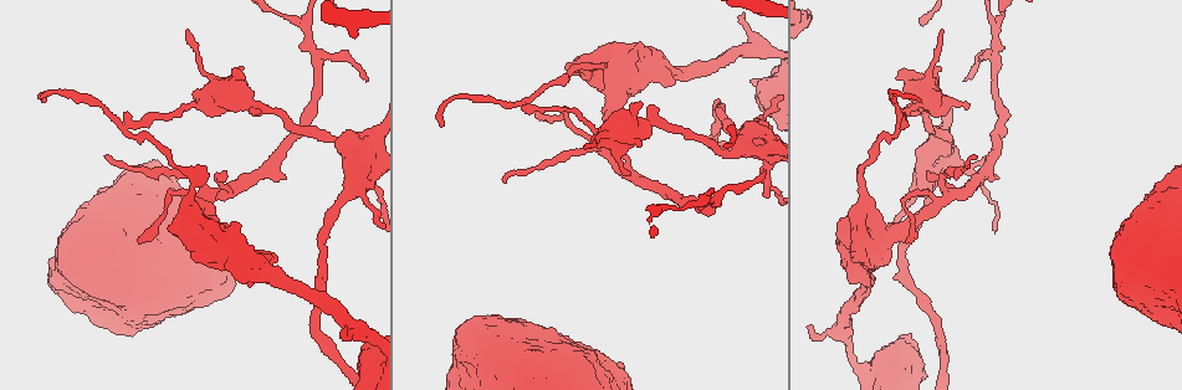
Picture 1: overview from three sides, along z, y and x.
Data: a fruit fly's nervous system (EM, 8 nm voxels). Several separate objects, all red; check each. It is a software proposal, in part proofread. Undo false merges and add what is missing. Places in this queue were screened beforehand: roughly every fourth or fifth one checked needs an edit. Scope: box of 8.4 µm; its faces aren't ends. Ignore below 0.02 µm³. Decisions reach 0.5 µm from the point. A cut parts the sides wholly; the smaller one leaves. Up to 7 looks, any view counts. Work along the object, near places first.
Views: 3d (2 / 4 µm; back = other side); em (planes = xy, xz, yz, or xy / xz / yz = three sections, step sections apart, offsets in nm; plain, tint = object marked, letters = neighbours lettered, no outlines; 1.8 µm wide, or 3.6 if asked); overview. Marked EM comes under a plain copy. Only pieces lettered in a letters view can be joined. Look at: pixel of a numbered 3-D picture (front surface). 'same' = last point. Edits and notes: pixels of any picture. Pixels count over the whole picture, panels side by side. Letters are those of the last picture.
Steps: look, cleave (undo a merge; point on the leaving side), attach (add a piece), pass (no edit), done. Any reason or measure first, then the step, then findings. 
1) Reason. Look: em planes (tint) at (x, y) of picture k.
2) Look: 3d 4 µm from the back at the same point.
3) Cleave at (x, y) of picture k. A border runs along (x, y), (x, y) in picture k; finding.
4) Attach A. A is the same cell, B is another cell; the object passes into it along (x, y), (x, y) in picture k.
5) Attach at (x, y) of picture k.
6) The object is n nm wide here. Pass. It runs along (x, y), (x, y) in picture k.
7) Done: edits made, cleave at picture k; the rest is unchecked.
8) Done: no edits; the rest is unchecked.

Four arms meet. Look: 3d 2 µm at (764, 135) of picture 1.

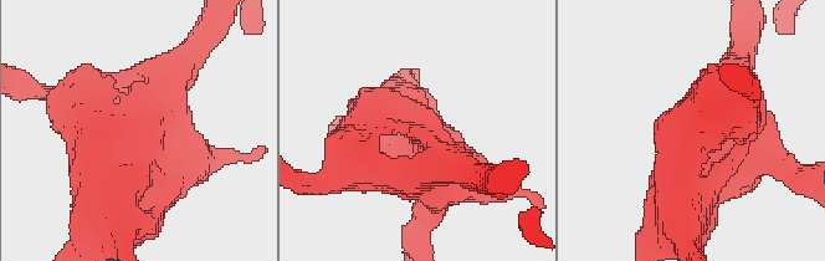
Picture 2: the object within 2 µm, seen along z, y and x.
Look: em 3.6 µm yz step 4 (letters) at (138, 136) of picture 2.

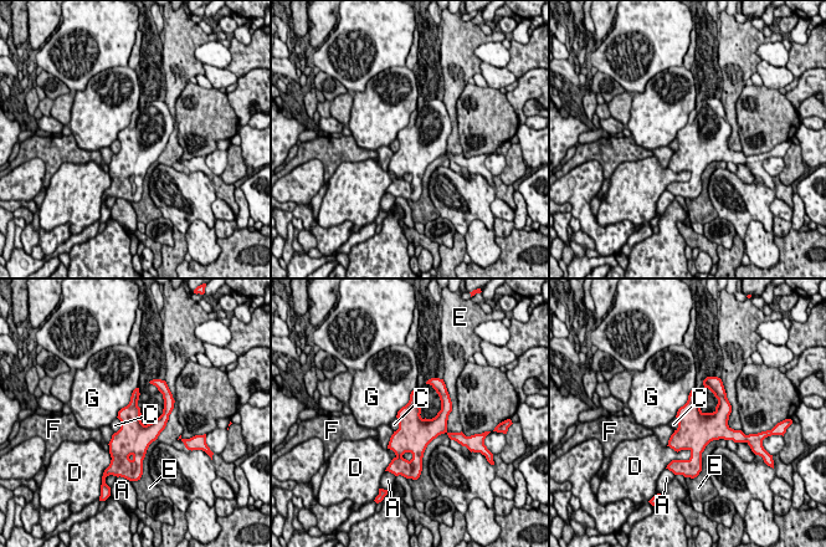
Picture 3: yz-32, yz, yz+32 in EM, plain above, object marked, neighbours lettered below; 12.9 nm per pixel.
The object is 320 nm wide here. Pass. A, C, D, E, F and G are other cells; a border runs along (117, 417), (119, 428), (114, 433) in picture 3; all the same cell.

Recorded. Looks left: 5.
Stops while still wide. Look: 3d 4 µm at (643, 104) of picture 1.

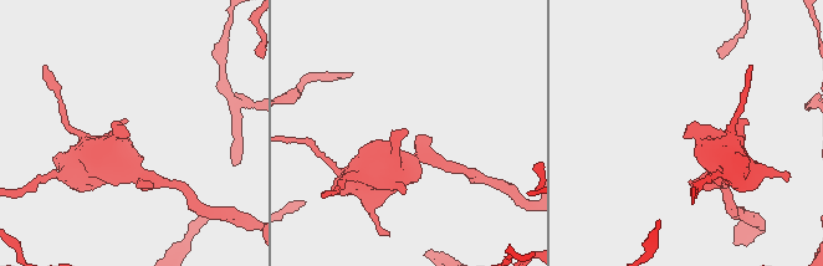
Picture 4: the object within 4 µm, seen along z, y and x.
Need the tissue. Look: em planes (letters) at (688, 135) of picture 4.

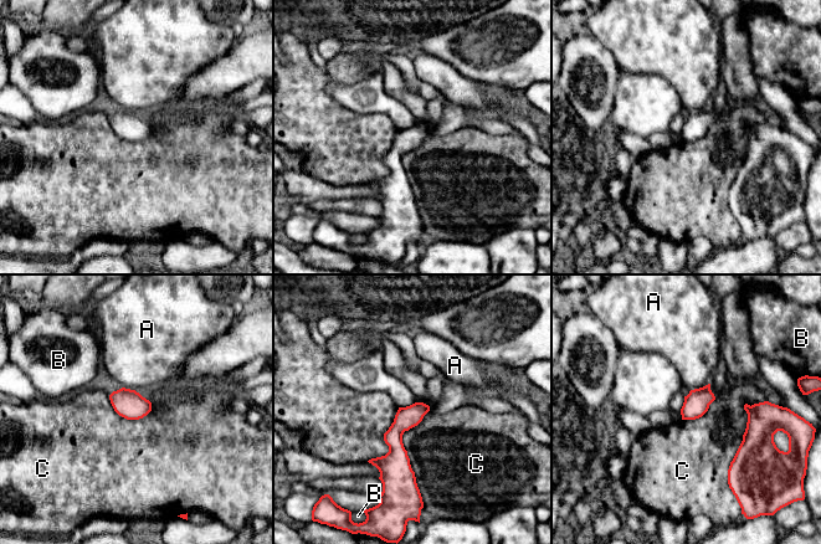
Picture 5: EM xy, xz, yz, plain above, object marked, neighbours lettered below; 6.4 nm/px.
Pass. A, B and C are other cells; it runs along (420, 405), (396, 430), (406, 488) in picture 5; none of them fits.

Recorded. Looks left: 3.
Sharp bend. Look: em planes (letters) at (523, 103) of picture 1.

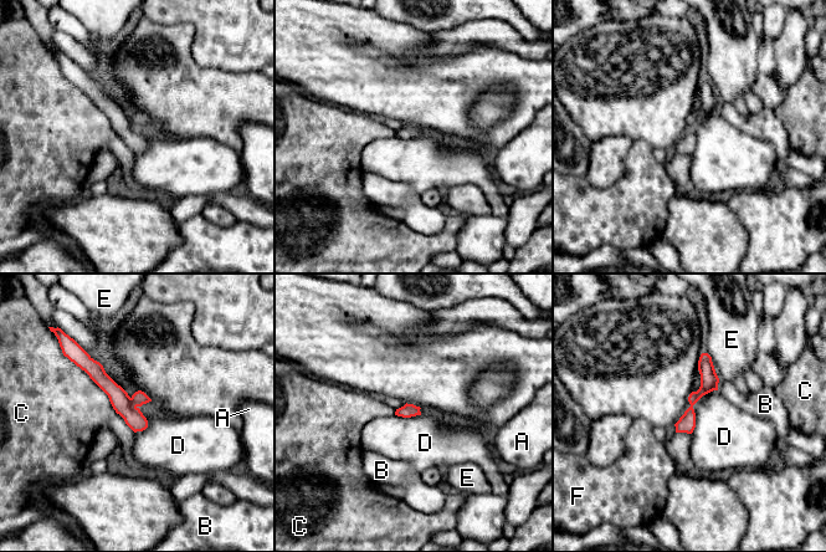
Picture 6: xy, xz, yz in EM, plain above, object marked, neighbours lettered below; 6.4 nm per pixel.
The longest contact is with C, 480 nm. Cleave at (139, 398) of picture 6. A, B, C, D, E and F are other cells; a border runs along (131, 398), (137, 405) in picture 6; two cells meet here.

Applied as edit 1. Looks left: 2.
Done: edits made, cleave at picture 6; the rest is unchecked.

